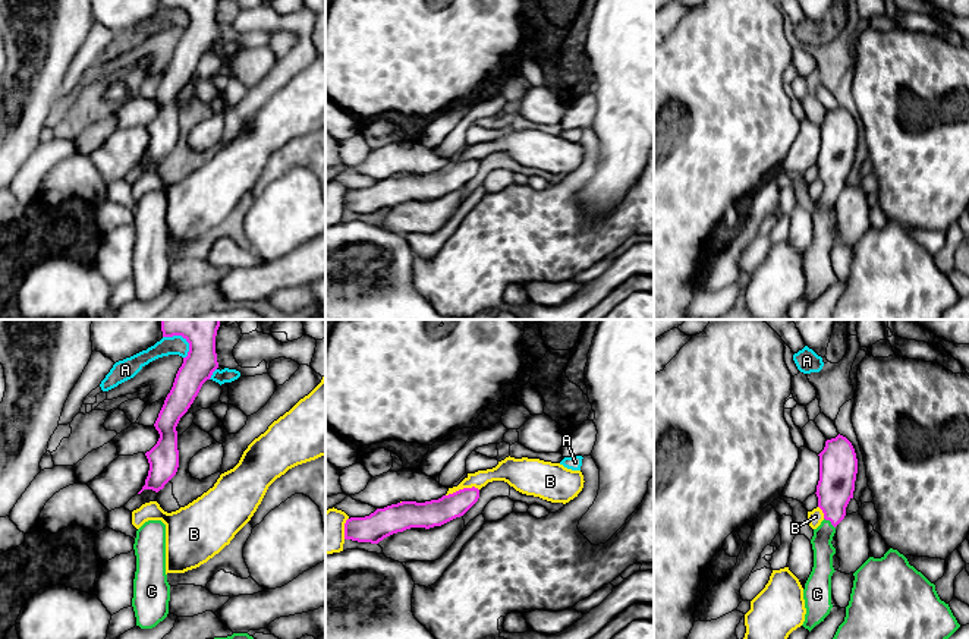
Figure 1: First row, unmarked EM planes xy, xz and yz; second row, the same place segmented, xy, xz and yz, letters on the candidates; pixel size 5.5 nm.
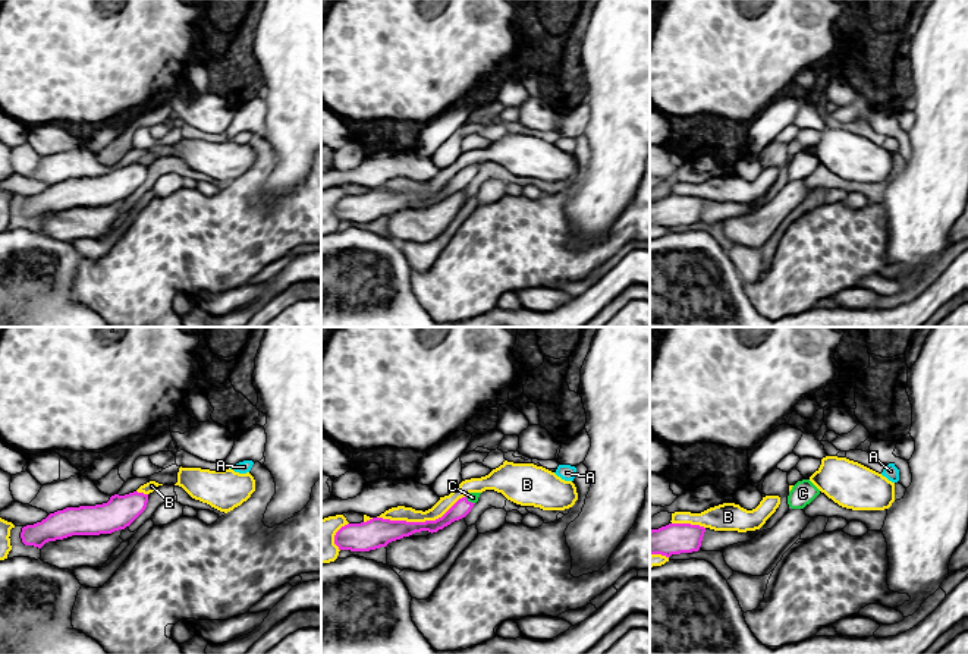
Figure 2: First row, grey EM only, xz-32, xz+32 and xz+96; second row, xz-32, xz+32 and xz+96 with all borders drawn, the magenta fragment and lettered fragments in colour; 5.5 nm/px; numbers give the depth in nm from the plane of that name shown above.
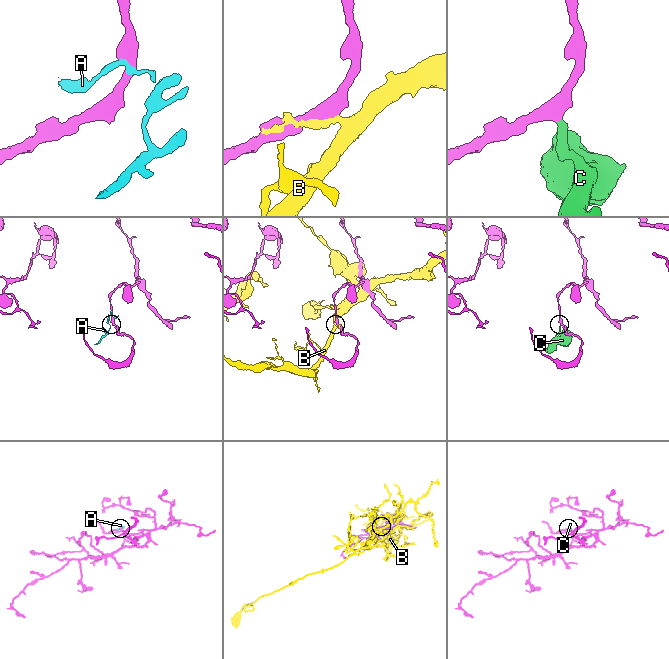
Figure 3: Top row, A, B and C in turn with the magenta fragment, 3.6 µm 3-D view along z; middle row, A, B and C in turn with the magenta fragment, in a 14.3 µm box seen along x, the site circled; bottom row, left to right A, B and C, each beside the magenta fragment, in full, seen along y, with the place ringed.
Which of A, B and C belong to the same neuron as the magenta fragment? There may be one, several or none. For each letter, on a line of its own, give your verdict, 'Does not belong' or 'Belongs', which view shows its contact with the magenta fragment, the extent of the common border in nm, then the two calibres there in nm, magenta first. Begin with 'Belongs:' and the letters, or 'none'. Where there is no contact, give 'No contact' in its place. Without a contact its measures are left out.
Belongs: C
A: Does not belong. Touches magenta in xy. Shared border 180 nm. Thickness 240 nm (magenta) against 110 nm
B: Does not belong. Touches magenta in xz. Shared border 190 nm. Thickness 150 nm (magenta) against 110 nm
C: Belongs. Touches magenta in yz. Shared border 90 nm. Thickness 200 nm (magenta) against 110 nm

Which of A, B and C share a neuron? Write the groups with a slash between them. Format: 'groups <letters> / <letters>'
groups A / B / C

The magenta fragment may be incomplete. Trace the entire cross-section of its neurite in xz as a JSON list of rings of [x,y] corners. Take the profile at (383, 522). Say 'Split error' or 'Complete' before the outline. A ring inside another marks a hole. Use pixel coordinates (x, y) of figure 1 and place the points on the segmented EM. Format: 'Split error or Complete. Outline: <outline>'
Complete. Outline: [[[463,488],[425,503],[402,501],[377,509],[365,517],[350,517],[345,523],[345,539],[378,544],[384,538],[410,528],[441,526],[463,516],[479,498],[479,490]]]

